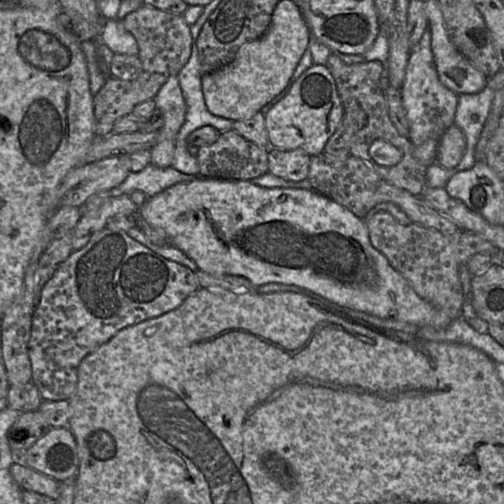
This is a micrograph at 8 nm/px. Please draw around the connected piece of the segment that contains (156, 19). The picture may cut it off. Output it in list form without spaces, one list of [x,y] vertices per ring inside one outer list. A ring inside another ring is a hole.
[[[143,5],[120,20],[125,29],[137,41],[137,56],[141,60],[144,72],[177,76],[192,56],[193,38],[191,28],[182,15],[167,13],[154,7]]]

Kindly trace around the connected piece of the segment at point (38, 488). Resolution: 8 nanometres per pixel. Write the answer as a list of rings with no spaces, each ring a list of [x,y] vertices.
[[[17,460],[11,466],[11,475],[22,490],[36,492],[52,499],[59,499],[61,483],[37,472]]]

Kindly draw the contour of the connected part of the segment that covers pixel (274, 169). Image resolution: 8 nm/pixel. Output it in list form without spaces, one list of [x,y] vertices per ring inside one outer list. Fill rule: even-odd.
[[[268,148],[268,173],[284,180],[300,182],[308,177],[310,160],[311,156],[302,150]]]

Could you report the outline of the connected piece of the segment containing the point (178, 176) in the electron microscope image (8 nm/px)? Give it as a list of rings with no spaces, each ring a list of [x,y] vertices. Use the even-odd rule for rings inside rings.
[[[149,164],[137,173],[130,172],[115,189],[115,195],[129,196],[136,191],[140,191],[148,198],[152,198],[169,187],[188,182],[196,177],[198,176],[182,174],[171,167],[159,168]]]

